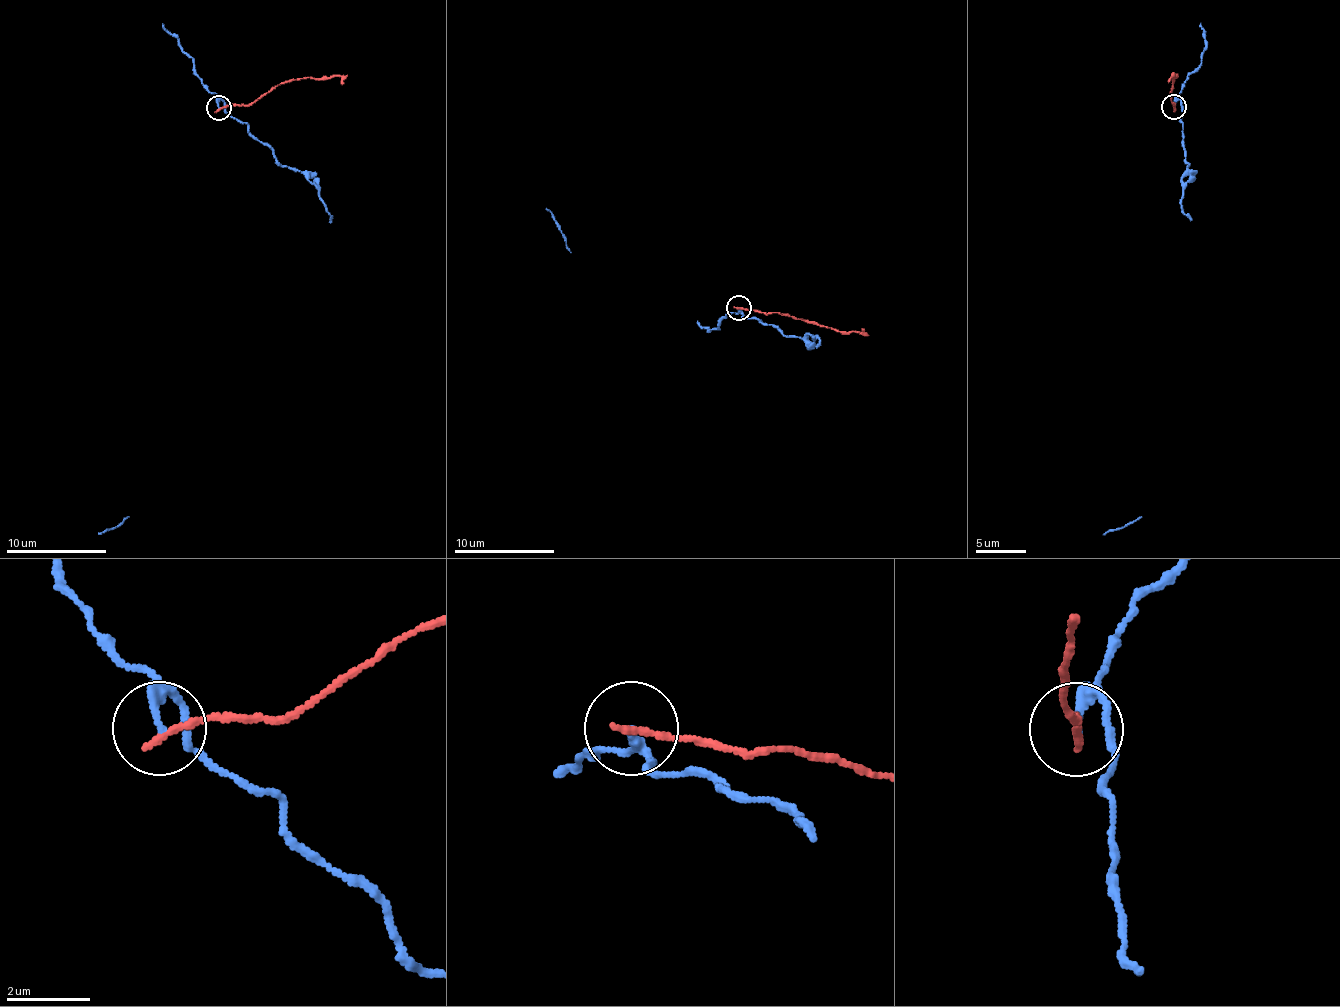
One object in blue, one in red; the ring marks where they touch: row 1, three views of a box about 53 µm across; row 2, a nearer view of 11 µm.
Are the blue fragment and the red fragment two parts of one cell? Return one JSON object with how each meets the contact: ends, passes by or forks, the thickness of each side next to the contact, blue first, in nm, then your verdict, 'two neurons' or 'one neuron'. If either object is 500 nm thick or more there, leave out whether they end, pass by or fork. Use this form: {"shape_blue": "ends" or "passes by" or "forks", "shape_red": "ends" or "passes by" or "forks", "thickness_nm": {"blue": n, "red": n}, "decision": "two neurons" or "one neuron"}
{"shape_blue": "ends", "shape_red": "ends", "thickness_nm": {"blue": 220, "red": 180}, "decision": "two neurons"}

